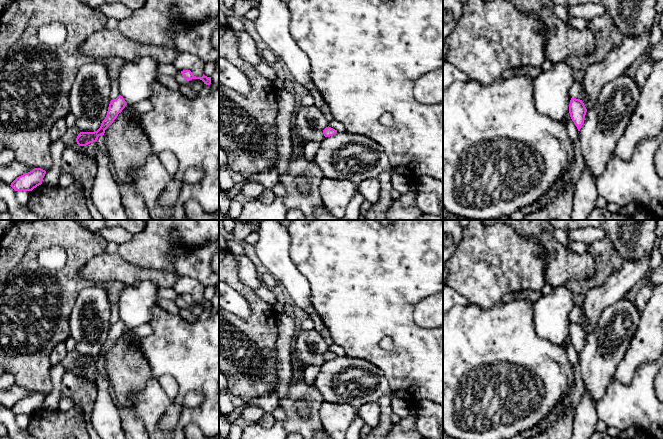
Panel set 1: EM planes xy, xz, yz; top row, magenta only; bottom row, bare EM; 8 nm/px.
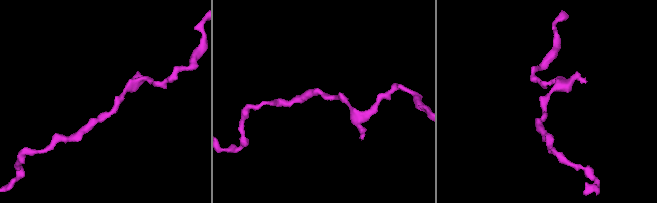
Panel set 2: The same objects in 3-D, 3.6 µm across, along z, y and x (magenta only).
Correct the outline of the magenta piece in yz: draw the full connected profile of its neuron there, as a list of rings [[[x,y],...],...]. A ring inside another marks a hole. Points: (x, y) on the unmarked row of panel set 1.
[[[571,322],[570,328],[569,328],[569,337],[578,355],[580,355],[584,347],[586,336],[587,336],[587,333],[584,327],[582,326],[582,324]]]

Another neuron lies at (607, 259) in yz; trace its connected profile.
[[[606,238],[588,244],[588,253],[595,260],[594,275],[584,281],[568,282],[565,286],[576,296],[578,304],[582,304],[588,290],[601,286],[609,276],[622,268],[623,260],[610,239]]]

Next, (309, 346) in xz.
[[[314,328],[300,329],[294,340],[293,350],[304,366],[321,367],[325,362],[323,354],[328,351],[328,347],[321,334]]]

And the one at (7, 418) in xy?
[[[0,404],[0,423],[6,427],[10,439],[35,439],[26,430],[18,427],[15,414],[2,404]]]

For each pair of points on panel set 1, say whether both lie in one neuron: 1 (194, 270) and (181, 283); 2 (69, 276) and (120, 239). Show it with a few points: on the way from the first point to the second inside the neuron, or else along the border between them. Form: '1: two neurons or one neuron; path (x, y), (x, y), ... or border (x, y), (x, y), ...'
1: two neurons; border (179, 275), (192, 277), (204, 286)
2: two neurons; border (96, 233), (107, 241)

